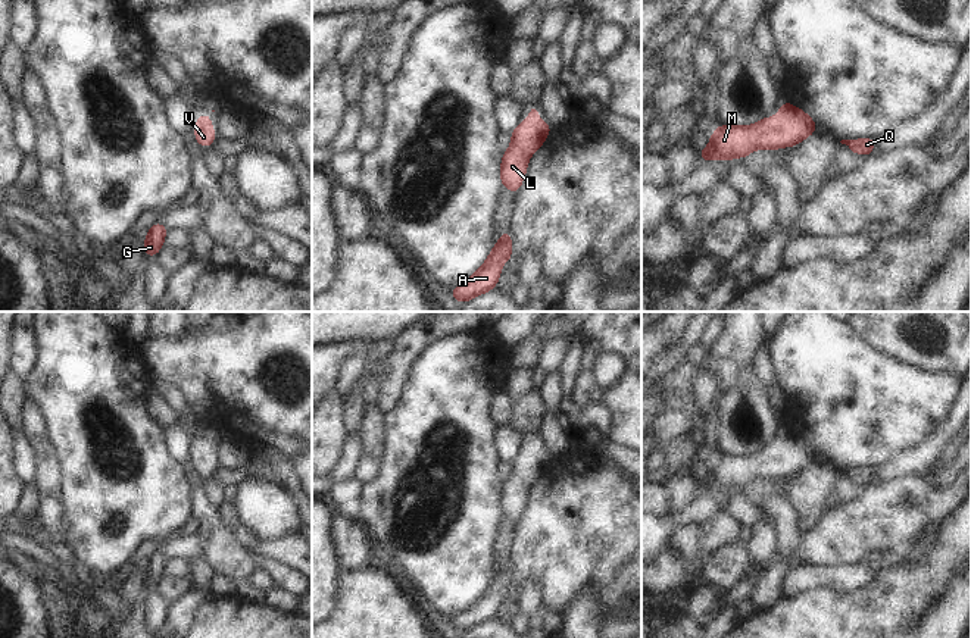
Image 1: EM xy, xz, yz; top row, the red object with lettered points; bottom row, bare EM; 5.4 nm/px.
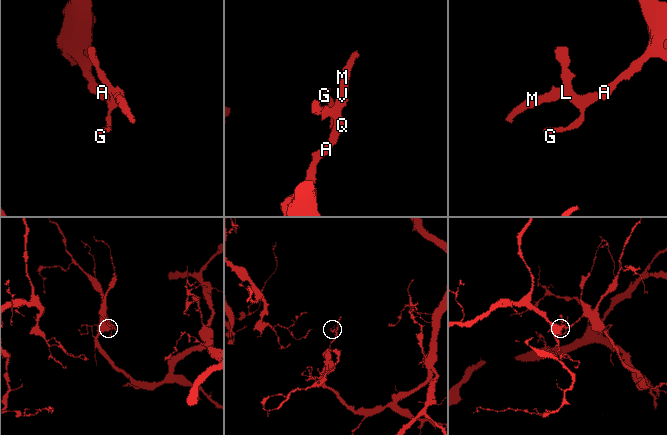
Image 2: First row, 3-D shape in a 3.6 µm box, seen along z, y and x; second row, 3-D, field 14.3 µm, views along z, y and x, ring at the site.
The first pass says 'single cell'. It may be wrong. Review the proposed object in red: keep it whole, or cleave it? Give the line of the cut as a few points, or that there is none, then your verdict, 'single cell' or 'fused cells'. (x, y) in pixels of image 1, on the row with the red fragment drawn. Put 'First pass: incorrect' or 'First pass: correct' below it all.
no cut | single cell
First pass: correct

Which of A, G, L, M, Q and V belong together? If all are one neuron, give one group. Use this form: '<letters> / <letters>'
A G L M Q V

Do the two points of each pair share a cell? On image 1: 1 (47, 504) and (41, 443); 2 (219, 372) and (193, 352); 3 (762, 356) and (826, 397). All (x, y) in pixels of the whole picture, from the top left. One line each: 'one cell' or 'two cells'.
1: one cell
2: one cell
3: two cells

